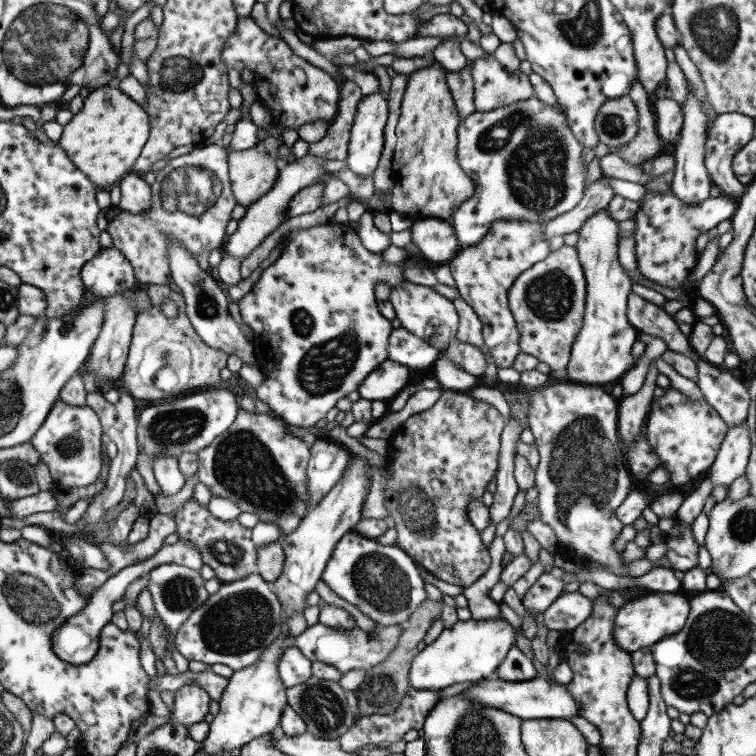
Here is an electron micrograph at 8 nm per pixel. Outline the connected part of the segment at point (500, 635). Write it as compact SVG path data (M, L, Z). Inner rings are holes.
M502 617L495 620L457 620L413 656L407 671L408 683L416 690L439 691L454 683L479 682L507 656L511 645L515 645L515 636L515 629Z

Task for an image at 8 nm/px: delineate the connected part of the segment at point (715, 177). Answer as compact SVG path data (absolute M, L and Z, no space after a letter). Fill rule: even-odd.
M737 112L718 114L706 129L707 136L704 142L704 166L713 186L716 186L720 194L727 197L739 198L744 187L737 181L735 174L731 171L731 164L735 153L753 138L753 118Z

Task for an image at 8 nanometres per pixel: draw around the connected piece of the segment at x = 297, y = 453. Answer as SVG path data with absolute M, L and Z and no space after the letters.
M238 410L234 422L214 441L210 442L203 450L196 453L196 475L199 482L211 493L212 496L221 496L237 504L241 512L257 514L261 522L277 524L281 539L297 528L300 519L307 512L307 489L306 469L310 456L310 447L284 429L285 425L279 418L260 413L249 413Z

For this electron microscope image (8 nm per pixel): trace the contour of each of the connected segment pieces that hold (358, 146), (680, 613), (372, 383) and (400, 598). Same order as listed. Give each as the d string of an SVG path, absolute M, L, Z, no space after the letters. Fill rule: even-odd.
M380 92L360 97L350 128L346 158L347 168L359 178L371 176L377 168L387 116L386 98Z
M685 592L647 593L623 603L615 612L613 638L615 645L628 653L650 647L660 638L675 634L683 628L689 612L689 595Z
M389 359L384 360L359 384L359 399L388 402L411 382L410 376L409 367Z
M349 530L343 534L342 538L339 538L326 564L320 580L333 594L337 594L341 600L353 604L363 616L370 618L376 626L404 625L411 616L411 612L415 611L415 608L426 598L424 581L419 575L416 563L403 550L395 545L381 546L373 539L358 535L355 530Z

